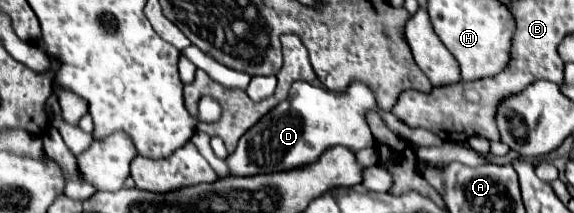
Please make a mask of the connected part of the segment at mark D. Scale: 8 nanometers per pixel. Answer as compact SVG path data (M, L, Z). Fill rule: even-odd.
M295 81L291 93L293 93L293 109L289 99L285 99L257 127L253 127L239 139L235 153L231 153L225 159L233 175L251 177L261 173L291 171L315 163L329 147L335 145L343 145L351 151L361 151L373 145L373 135L369 131L369 125L365 123L365 111L367 109L379 111L379 109L375 107L375 99L369 87L353 83L343 95L323 91L305 81Z

